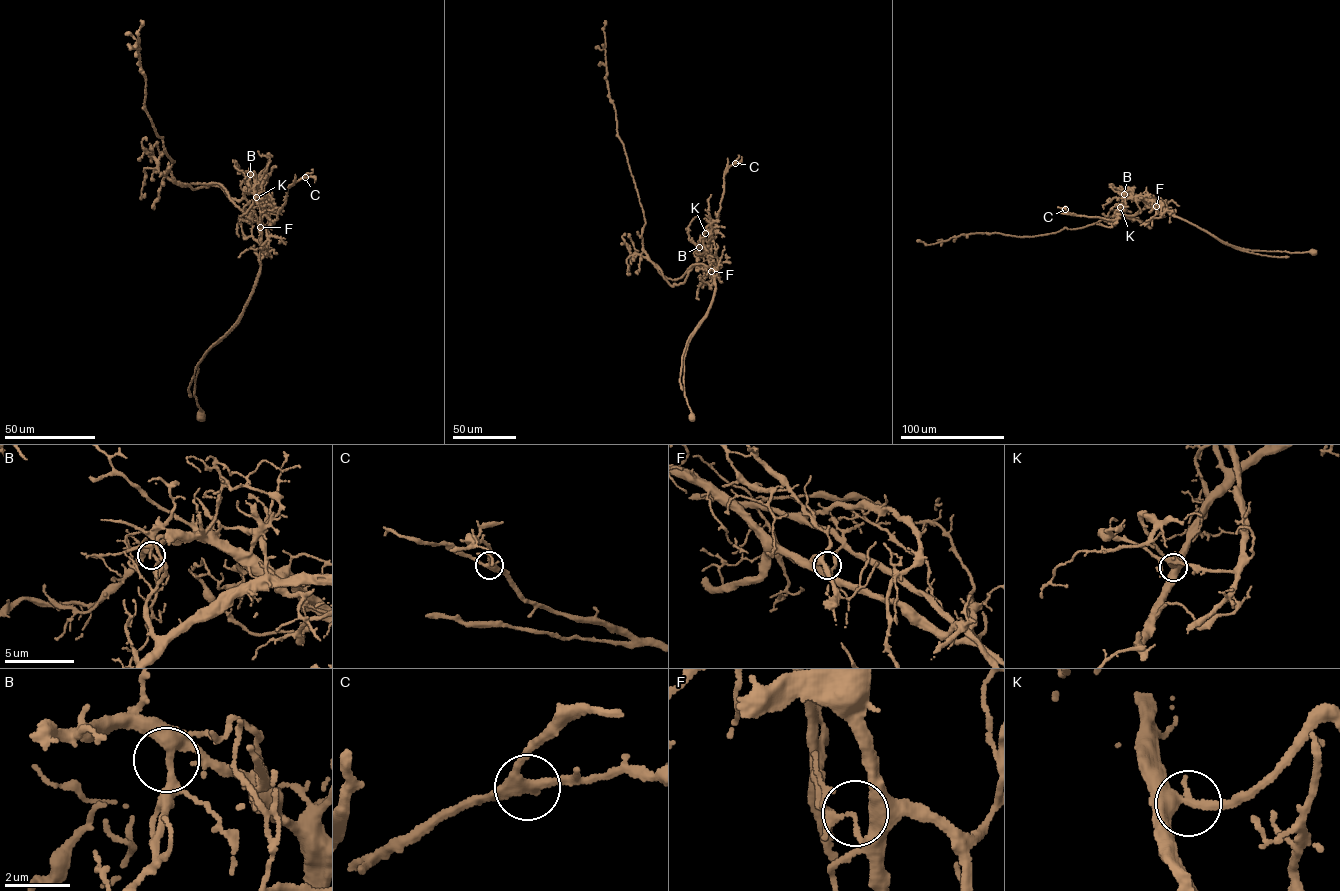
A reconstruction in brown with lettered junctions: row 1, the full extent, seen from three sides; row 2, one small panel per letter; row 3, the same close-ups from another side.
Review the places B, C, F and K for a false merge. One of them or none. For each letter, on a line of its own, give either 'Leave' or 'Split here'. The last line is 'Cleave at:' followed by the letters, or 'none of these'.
B: Leave
C: Leave
F: Split here
K: Leave
Cleave at: F

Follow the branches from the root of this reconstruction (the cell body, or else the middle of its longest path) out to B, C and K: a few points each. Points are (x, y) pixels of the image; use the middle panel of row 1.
B: (691, 417), (684, 395), (684, 359), (689, 340), (708, 313), (715, 289), (707, 255), (699, 247)
C: (691, 417), (684, 395), (684, 359), (715, 289), (704, 232), (718, 218), (724, 174), (735, 163)
K: (691, 417), (684, 395), (684, 359), (689, 340), (708, 313), (715, 289), (703, 243), (705, 233)

